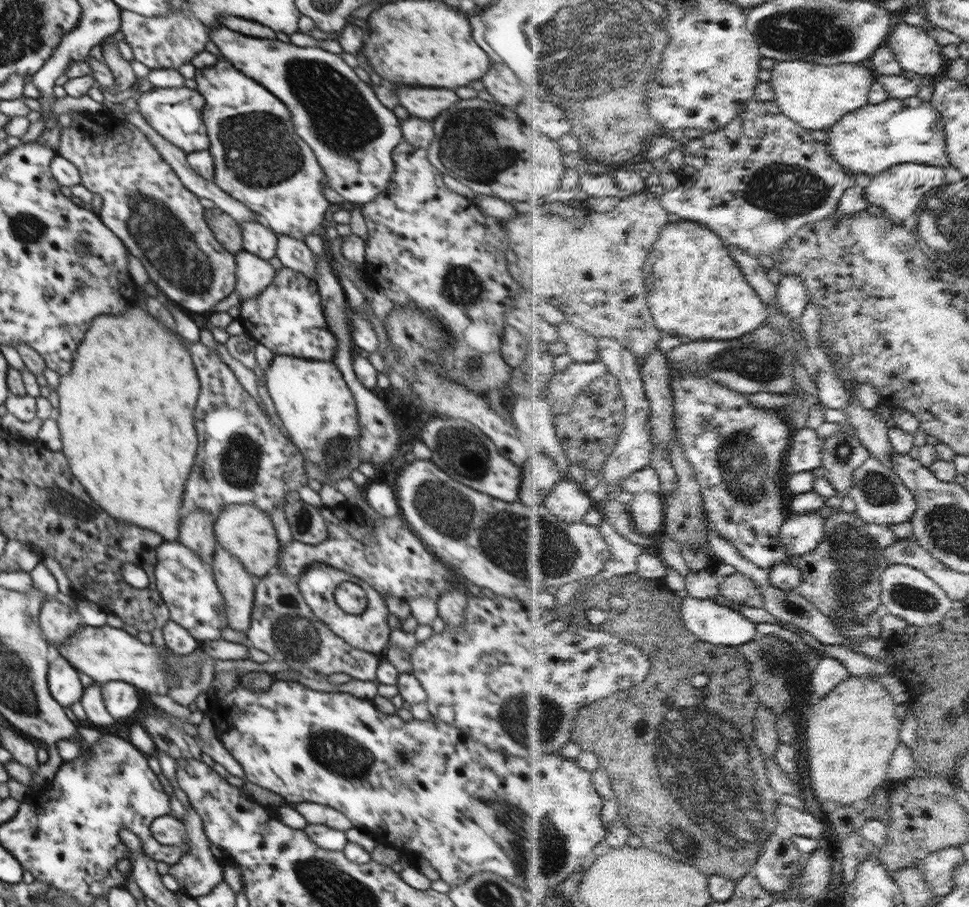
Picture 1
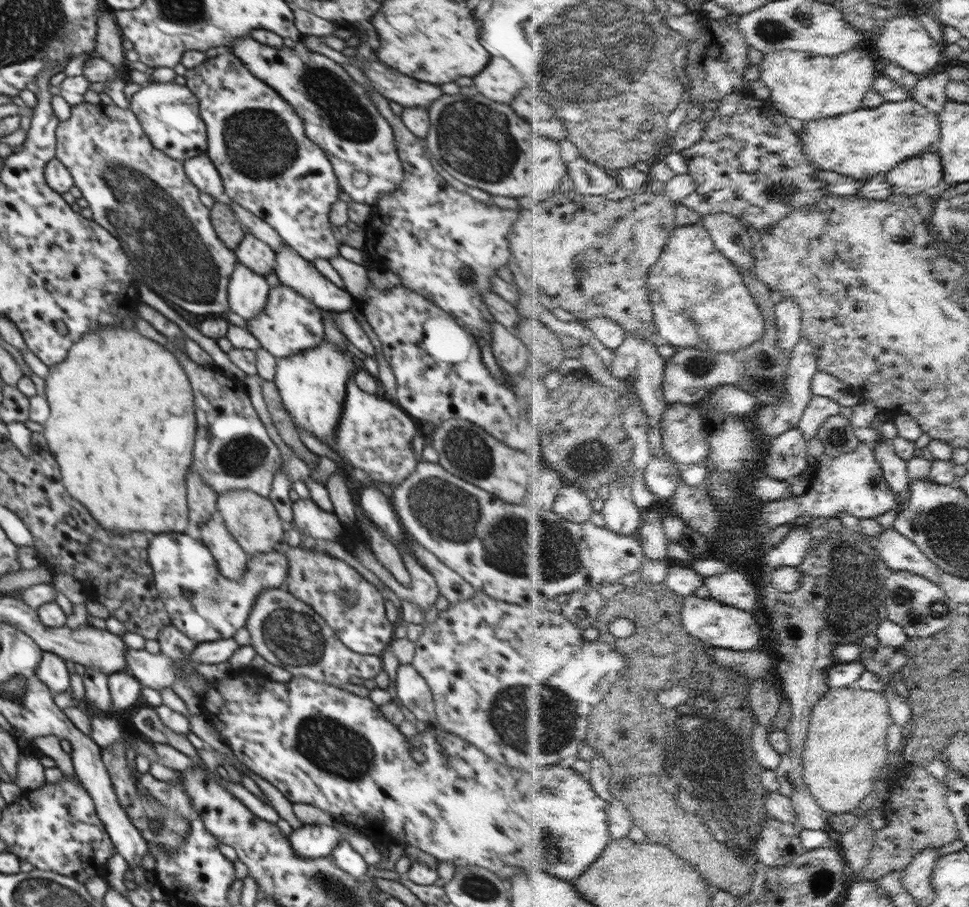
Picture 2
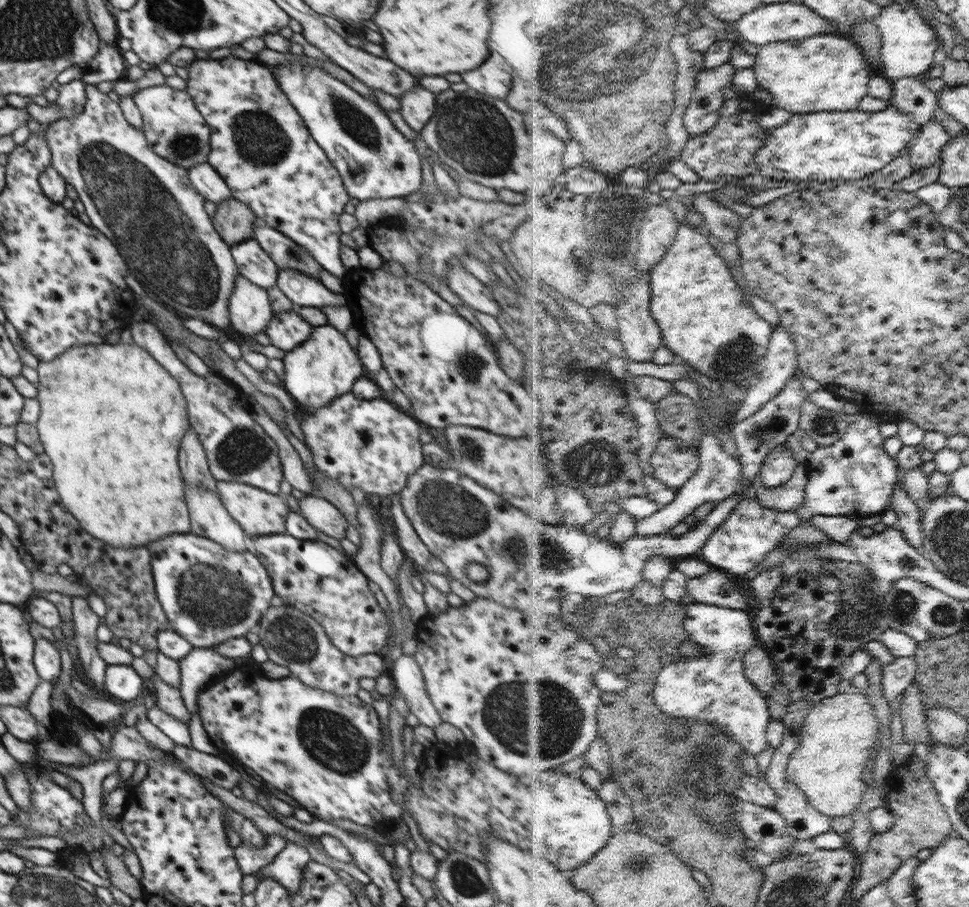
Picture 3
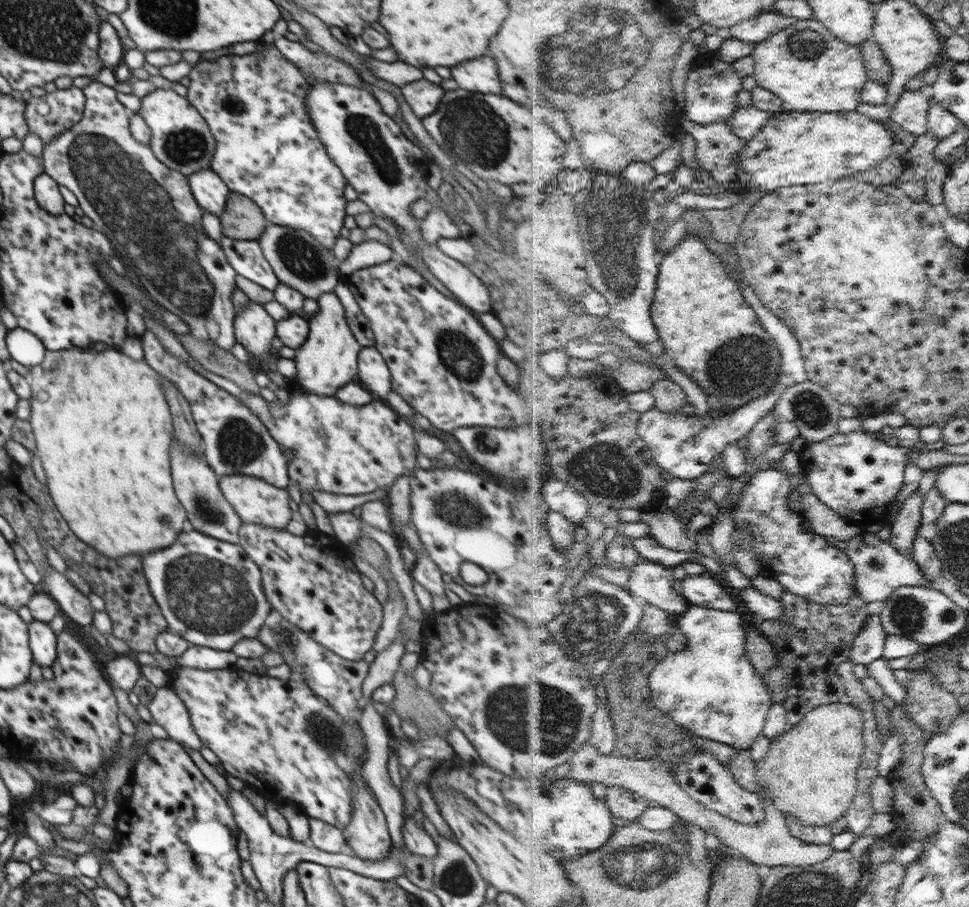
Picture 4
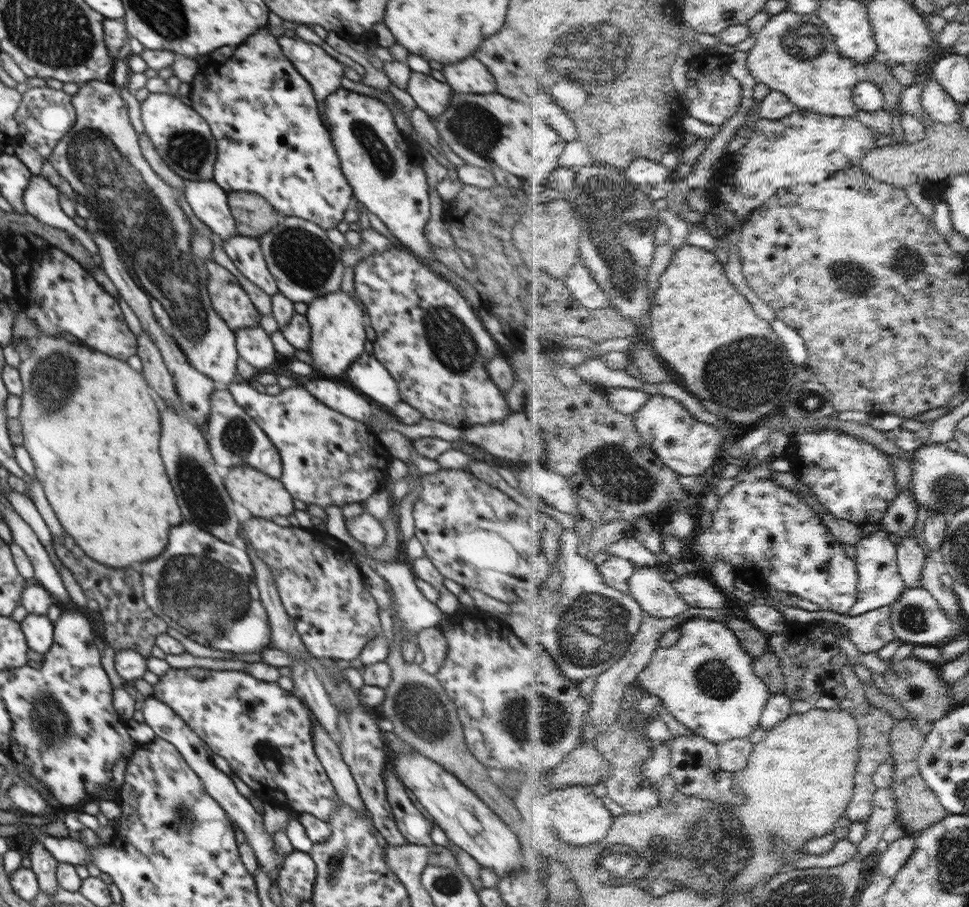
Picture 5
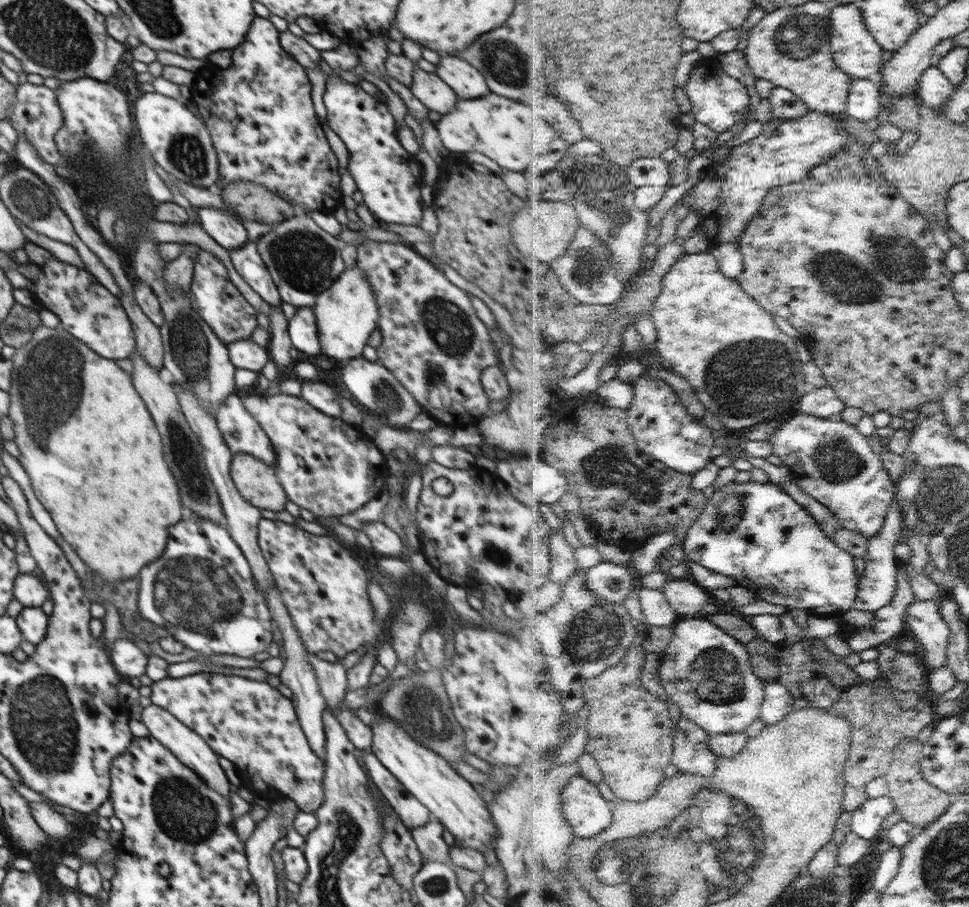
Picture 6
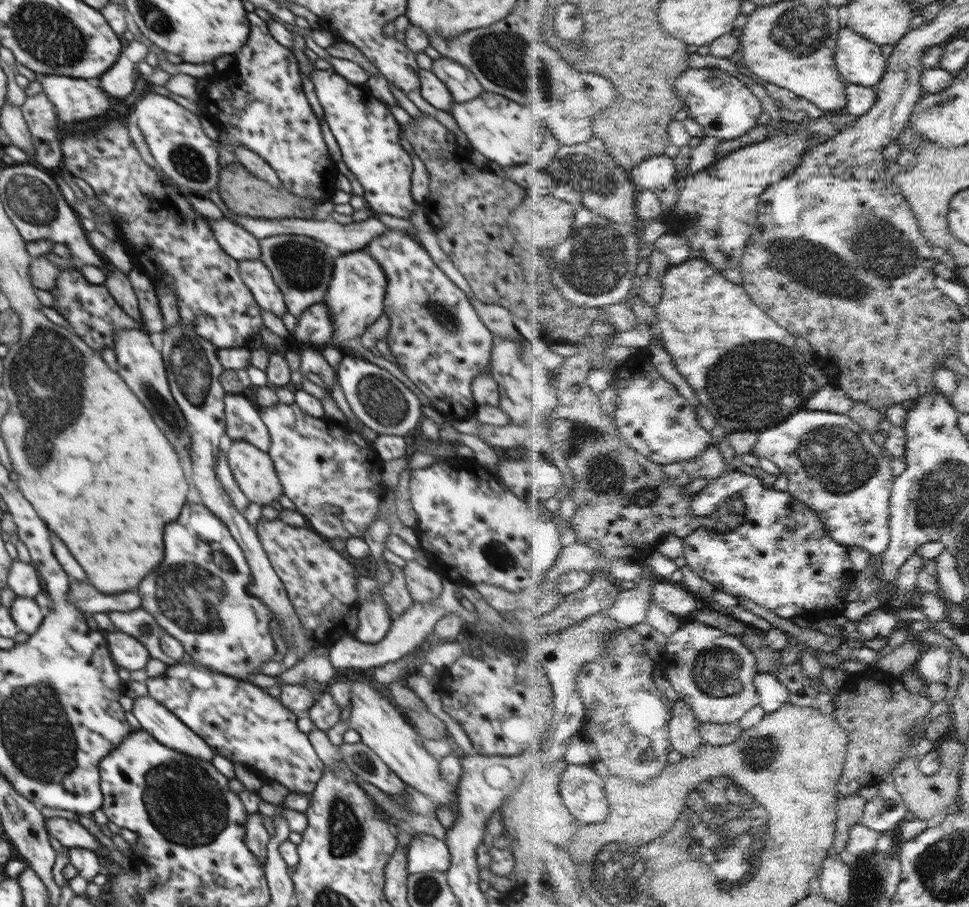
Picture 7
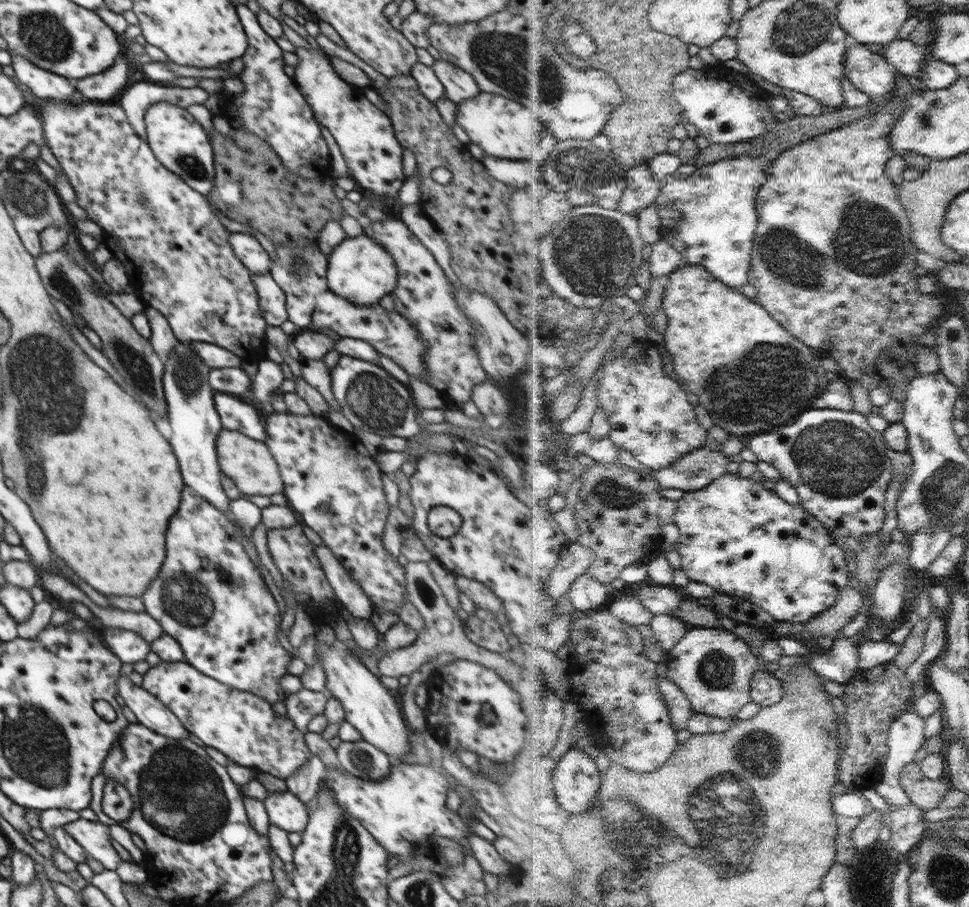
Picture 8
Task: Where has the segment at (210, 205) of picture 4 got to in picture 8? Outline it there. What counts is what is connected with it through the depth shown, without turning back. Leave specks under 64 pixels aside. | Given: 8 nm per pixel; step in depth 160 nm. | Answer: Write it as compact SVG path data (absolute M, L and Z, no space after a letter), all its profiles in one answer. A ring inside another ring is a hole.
M230 232L227 241L234 254L251 273L264 274L269 272L272 261L255 237L242 232Z

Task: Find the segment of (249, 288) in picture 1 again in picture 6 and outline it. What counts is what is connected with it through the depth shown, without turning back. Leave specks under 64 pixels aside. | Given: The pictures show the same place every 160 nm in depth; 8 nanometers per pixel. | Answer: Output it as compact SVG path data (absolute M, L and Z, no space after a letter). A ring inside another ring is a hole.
M240 339L227 344L230 362L236 369L244 368L260 374L269 360L268 348L257 345L252 339Z

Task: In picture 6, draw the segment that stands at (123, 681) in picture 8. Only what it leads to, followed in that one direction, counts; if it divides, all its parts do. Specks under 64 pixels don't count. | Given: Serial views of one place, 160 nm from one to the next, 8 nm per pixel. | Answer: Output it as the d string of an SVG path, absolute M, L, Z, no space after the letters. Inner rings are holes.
M154 703L143 708L142 722L147 726L149 734L160 741L168 750L171 750L172 754L175 754L176 758L184 763L184 766L191 768L210 788L219 792L226 800L231 801L232 784L218 763L219 755L199 734L196 734L196 731L188 728L165 708L156 706Z

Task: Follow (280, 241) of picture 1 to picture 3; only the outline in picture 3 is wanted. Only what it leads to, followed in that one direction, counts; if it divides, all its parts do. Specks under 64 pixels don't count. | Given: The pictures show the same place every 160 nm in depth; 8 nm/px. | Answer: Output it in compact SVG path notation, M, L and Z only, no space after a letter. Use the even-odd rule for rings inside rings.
M291 268L277 269L278 288L294 306L321 308L346 305L347 293L334 294L320 280Z

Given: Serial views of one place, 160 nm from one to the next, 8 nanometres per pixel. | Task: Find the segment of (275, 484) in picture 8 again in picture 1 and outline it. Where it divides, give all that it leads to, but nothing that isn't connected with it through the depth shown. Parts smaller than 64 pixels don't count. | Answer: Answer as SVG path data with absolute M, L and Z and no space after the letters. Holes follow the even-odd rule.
M228 505L213 524L217 544L227 550L256 580L267 576L279 564L281 546L268 513L254 505Z

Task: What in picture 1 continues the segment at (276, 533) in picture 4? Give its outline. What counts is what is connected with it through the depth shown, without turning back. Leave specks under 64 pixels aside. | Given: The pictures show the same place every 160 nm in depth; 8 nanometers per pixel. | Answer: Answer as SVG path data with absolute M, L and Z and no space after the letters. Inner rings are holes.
M317 562L317 564L308 566L296 580L300 592L303 594L304 600L312 609L312 612L333 634L342 638L347 644L372 654L382 652L386 648L386 644L389 644L392 629L387 623L388 607L386 607L385 599L380 596L380 593L376 592L367 582L343 570L332 568L323 562ZM341 582L353 582L367 594L367 607L362 614L348 614L338 606L335 599L335 590L340 586Z

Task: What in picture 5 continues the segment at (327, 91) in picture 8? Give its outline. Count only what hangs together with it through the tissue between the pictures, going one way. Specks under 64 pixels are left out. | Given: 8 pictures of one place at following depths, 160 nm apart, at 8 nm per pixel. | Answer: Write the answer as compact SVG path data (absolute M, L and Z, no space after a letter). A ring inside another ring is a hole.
M340 87L323 100L324 117L330 126L329 133L340 166L348 184L352 187L353 194L372 214L376 214L388 230L401 241L409 252L425 264L428 260L437 259L432 245L425 235L426 222L430 218L430 197L426 172L422 167L423 159L417 143L412 143L394 123L390 109L380 99L363 95L361 93Z

